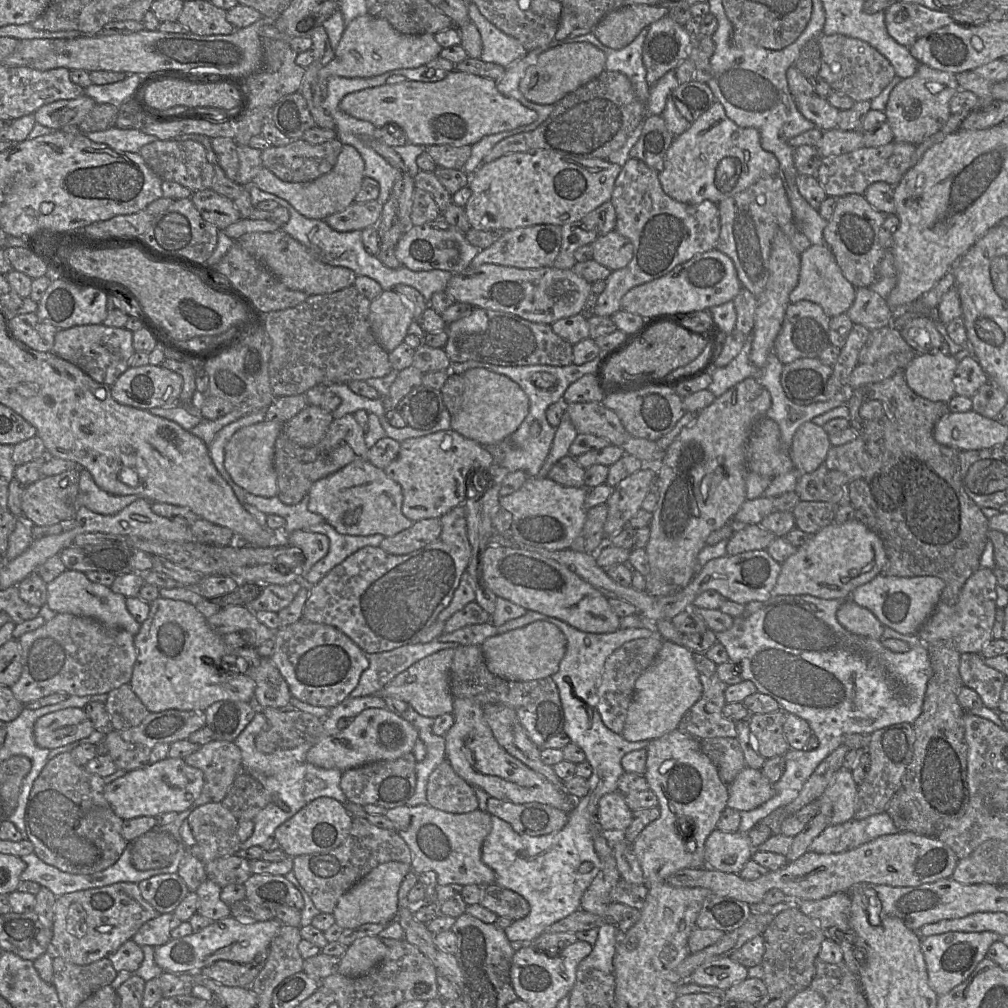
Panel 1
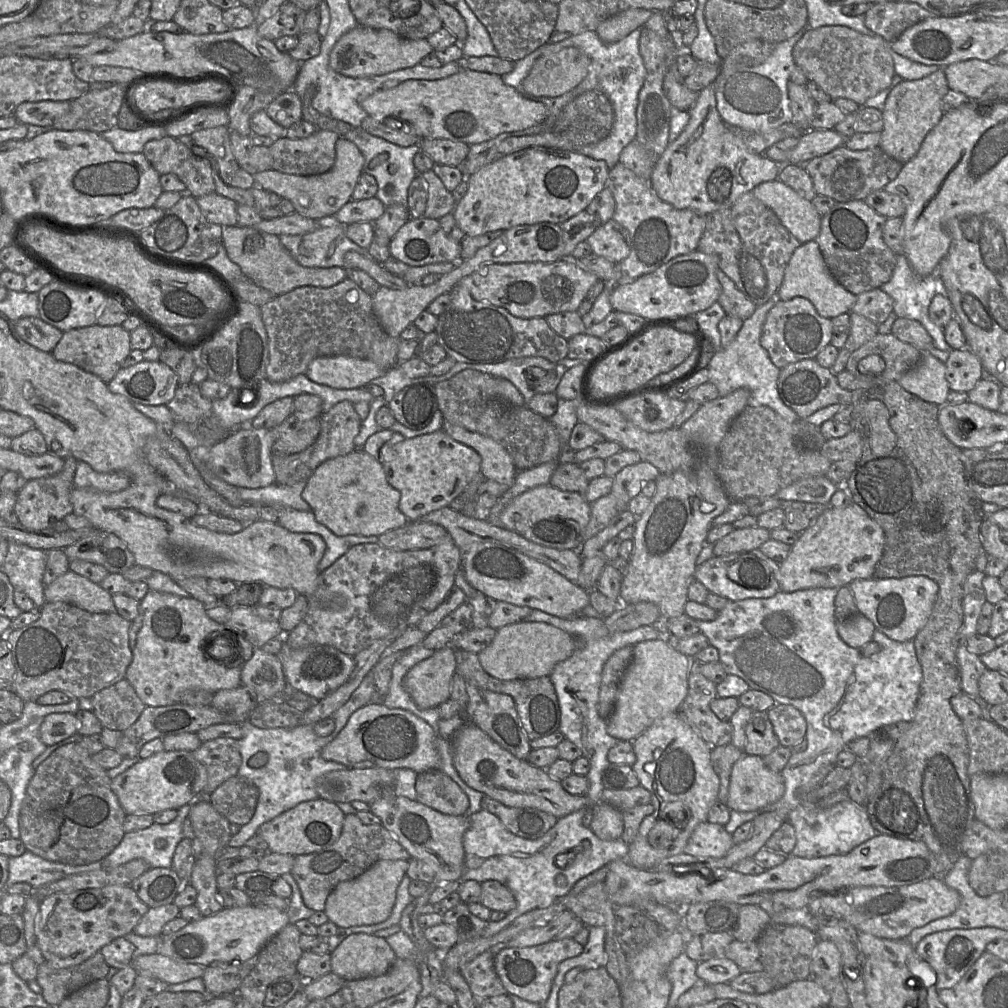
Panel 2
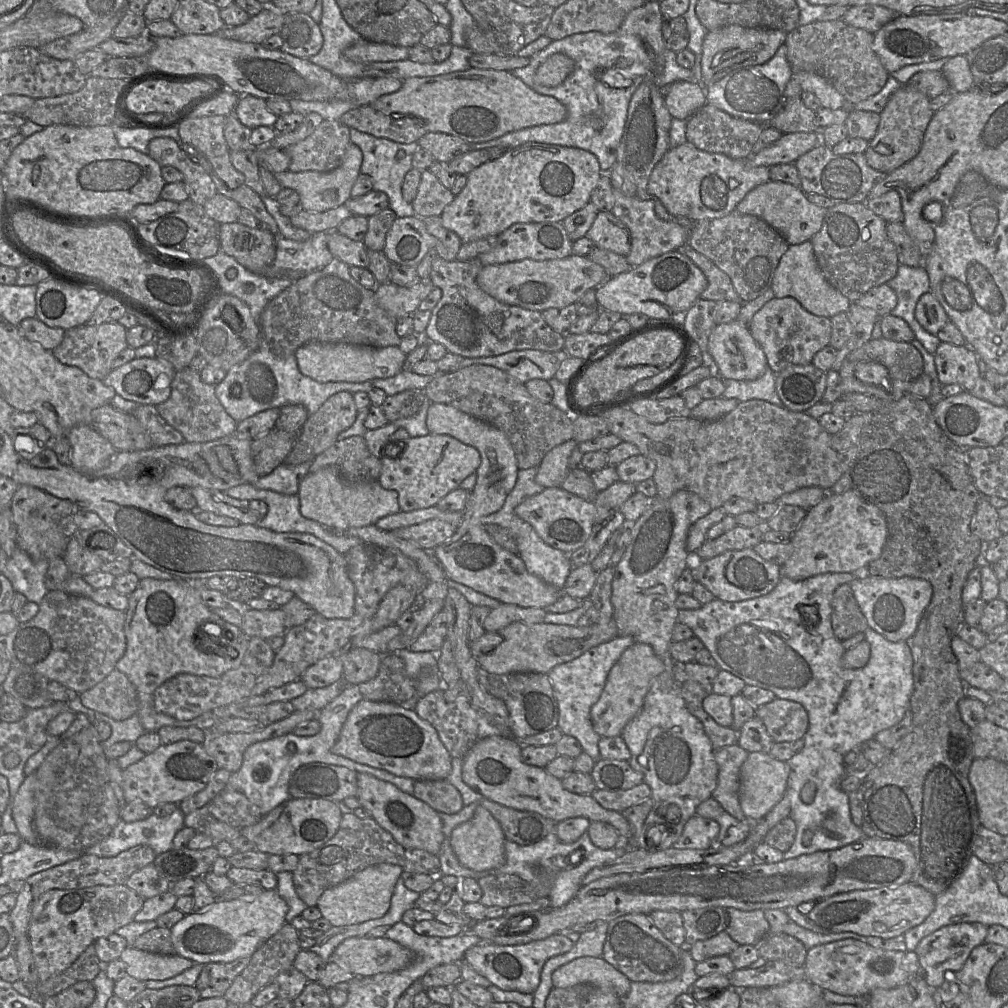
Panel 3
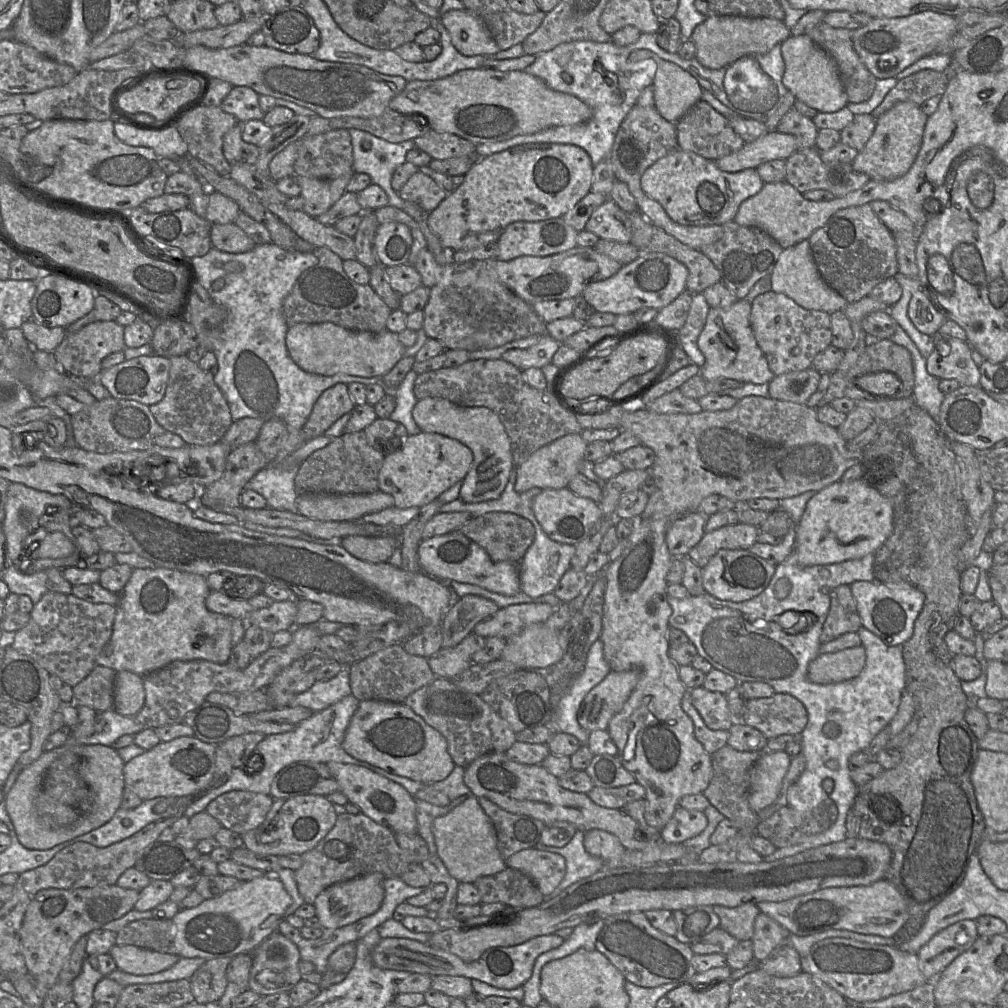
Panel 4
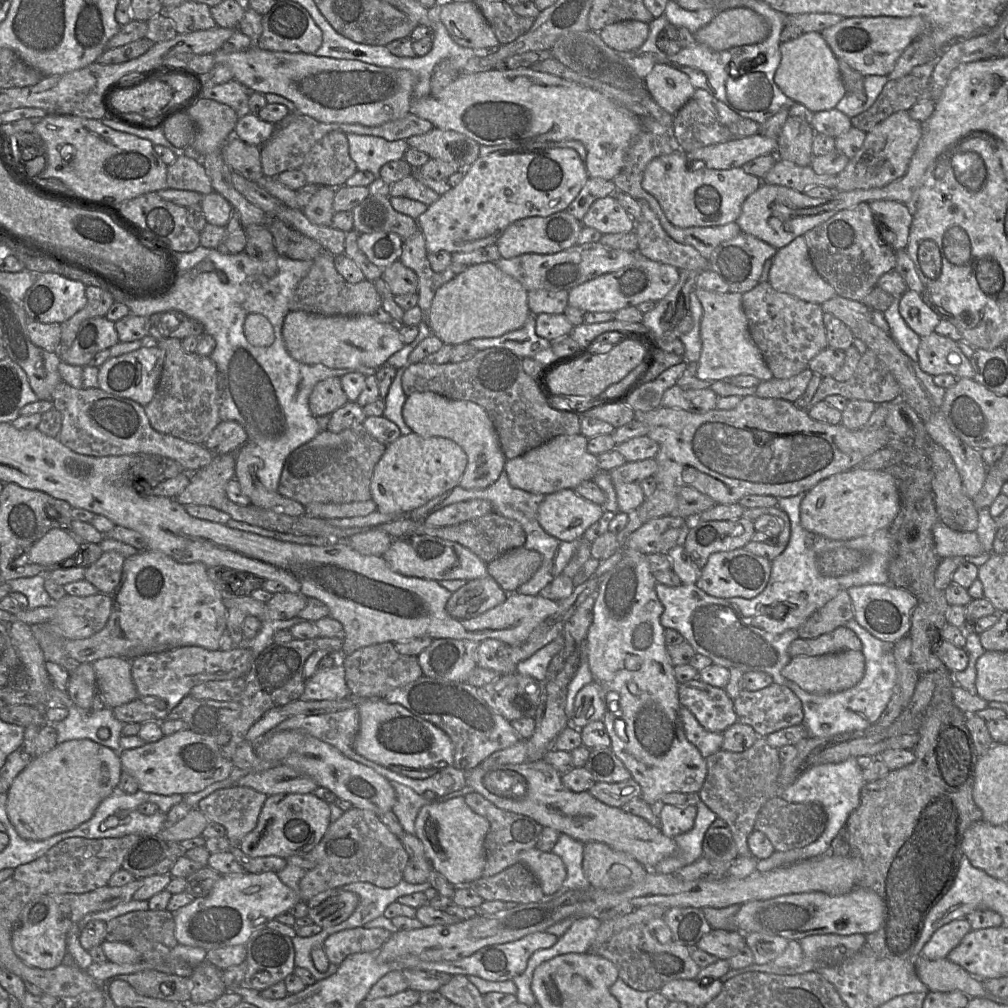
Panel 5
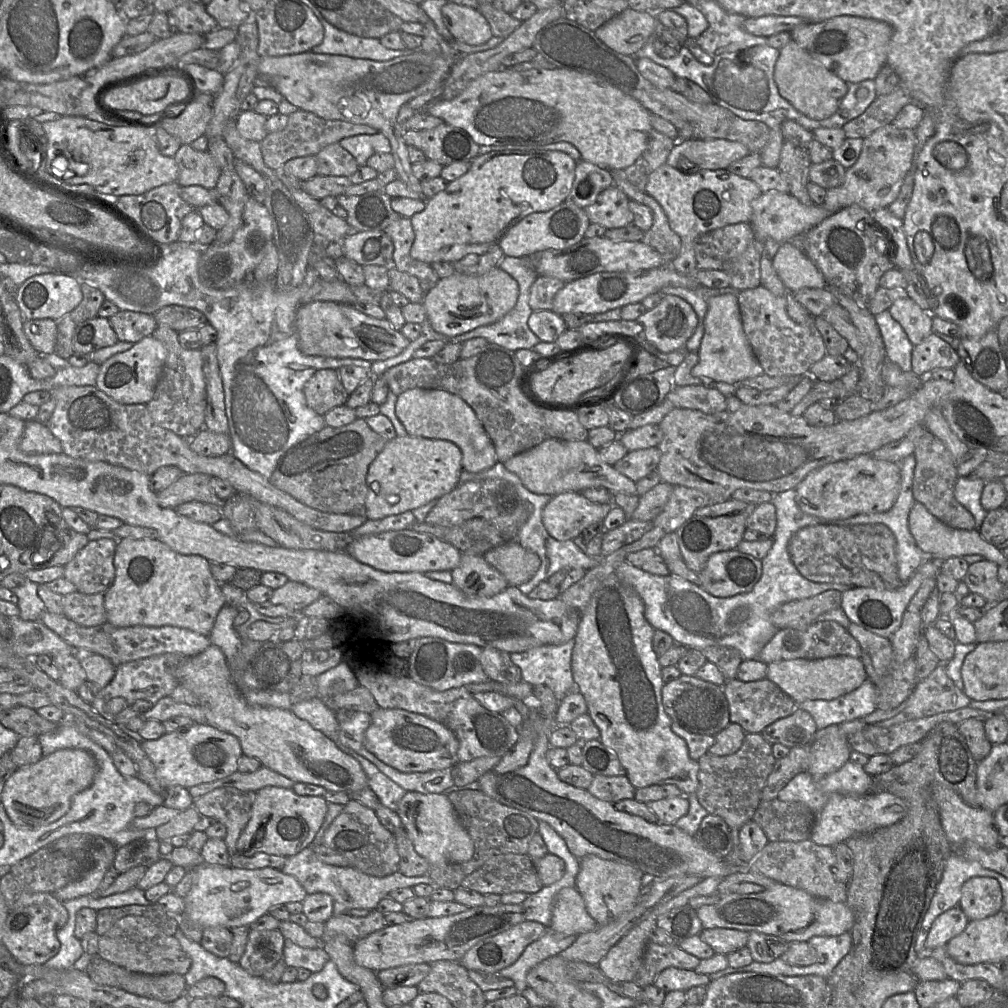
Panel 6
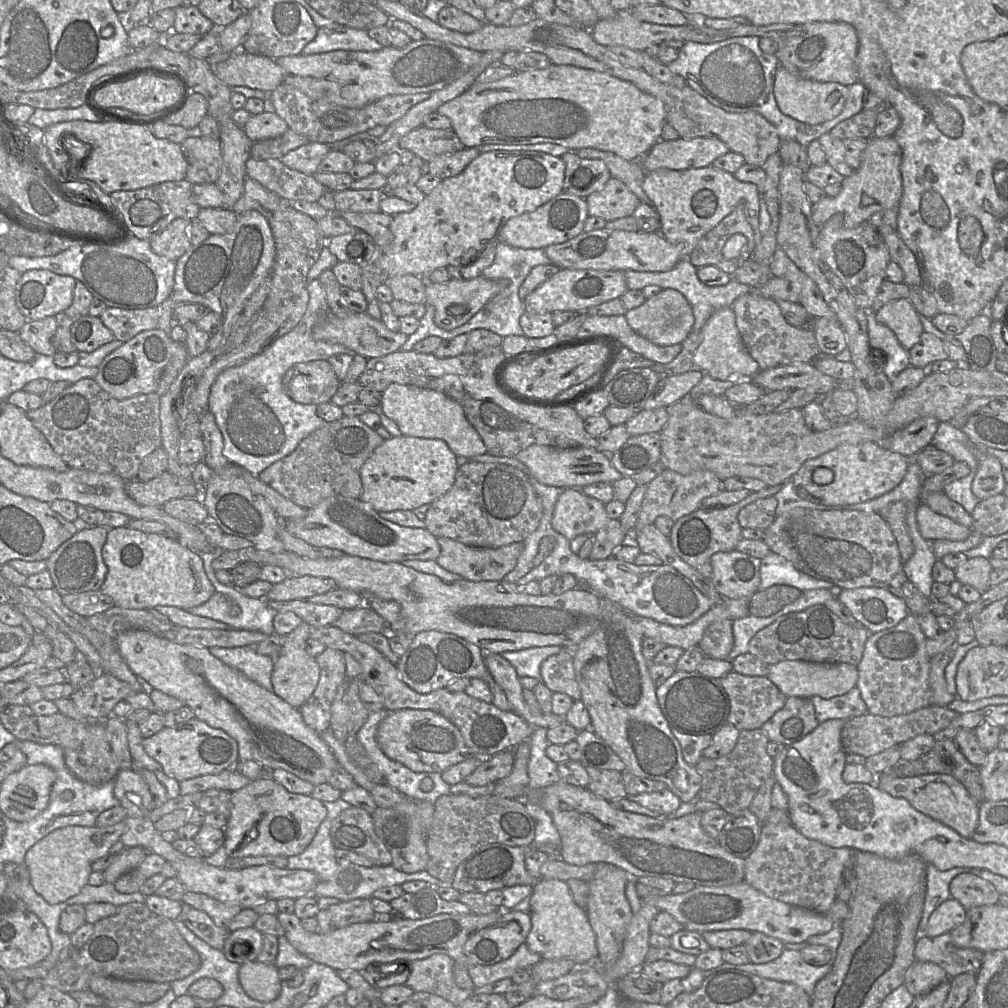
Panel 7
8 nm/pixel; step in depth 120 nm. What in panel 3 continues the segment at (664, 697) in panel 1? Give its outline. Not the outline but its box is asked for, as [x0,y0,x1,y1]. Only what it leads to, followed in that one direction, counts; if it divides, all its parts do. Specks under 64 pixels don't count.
[591,643,666,737]

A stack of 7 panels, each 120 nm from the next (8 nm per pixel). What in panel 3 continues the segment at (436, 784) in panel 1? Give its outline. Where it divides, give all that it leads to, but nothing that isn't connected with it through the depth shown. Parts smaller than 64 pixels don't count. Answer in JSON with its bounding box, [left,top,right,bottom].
[413,780,463,814]

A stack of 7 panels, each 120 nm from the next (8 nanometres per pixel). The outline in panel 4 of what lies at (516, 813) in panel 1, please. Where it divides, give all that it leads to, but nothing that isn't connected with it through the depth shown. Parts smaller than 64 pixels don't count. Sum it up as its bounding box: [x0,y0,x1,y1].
[478,797,546,862]

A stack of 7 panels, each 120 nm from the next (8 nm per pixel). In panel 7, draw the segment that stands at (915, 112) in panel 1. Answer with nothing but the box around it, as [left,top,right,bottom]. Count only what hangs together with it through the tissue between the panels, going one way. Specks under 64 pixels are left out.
[812,136,903,229]

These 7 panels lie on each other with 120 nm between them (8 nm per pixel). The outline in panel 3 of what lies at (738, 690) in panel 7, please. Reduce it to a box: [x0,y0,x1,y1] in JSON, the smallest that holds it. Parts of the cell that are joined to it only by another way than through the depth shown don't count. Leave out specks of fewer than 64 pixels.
[755,697,809,742]

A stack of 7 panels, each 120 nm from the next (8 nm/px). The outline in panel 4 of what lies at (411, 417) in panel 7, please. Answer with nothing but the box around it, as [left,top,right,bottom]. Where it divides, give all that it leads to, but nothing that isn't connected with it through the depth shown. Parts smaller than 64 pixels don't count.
[412,397,514,503]

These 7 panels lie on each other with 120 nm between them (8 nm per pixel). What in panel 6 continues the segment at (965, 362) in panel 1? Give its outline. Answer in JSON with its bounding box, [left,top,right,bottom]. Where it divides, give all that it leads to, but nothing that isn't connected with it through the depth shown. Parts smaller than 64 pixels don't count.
[912,332,960,376]

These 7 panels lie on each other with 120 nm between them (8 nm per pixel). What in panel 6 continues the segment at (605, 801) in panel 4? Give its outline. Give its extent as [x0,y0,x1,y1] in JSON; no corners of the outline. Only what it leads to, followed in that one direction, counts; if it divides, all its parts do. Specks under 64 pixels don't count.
[587,775,636,804]

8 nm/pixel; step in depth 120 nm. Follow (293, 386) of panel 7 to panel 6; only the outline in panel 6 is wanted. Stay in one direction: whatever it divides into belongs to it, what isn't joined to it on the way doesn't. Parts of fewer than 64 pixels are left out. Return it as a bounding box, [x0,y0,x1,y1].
[303,368,349,416]

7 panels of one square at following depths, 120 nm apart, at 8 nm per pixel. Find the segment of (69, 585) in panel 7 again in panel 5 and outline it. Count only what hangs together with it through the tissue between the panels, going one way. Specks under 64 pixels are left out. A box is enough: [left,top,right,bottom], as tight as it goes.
[84,551,125,595]

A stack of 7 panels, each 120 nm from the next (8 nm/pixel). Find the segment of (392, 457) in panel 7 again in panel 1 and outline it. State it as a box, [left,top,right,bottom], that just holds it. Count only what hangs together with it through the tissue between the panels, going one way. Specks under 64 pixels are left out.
[384,429,493,522]

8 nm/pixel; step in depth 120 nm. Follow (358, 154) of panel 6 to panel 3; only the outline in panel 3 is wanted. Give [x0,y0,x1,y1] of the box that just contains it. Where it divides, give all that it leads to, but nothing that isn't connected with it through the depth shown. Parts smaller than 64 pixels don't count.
[350,128,419,217]

